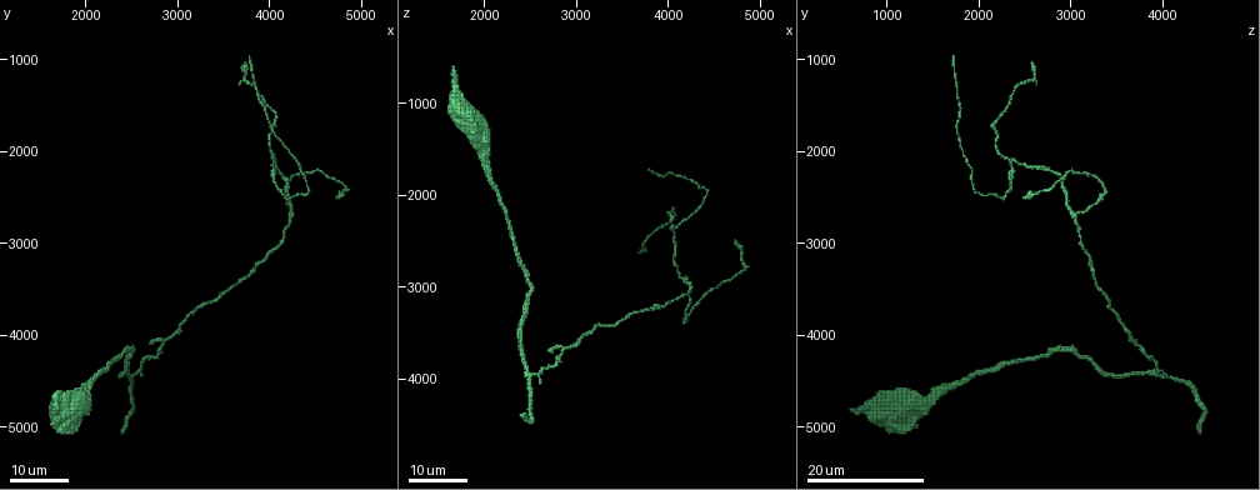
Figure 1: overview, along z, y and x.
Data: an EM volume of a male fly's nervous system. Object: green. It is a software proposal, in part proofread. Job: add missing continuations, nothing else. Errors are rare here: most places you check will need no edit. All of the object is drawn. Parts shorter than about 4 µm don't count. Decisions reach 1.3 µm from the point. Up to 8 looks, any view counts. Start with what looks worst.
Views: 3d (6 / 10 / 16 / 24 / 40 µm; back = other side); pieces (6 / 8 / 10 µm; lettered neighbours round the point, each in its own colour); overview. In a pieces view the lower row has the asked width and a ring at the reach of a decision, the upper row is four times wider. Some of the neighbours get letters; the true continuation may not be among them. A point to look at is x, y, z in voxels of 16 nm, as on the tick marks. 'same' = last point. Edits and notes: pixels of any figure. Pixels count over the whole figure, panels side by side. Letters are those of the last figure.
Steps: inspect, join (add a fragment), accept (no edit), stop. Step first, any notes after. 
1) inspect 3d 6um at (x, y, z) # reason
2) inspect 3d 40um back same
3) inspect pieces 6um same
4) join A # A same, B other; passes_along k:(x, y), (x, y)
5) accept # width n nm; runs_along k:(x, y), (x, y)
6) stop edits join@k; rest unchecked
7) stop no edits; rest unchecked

inspect 3d 16um at (2400, 5050, 4450) # branch stops here

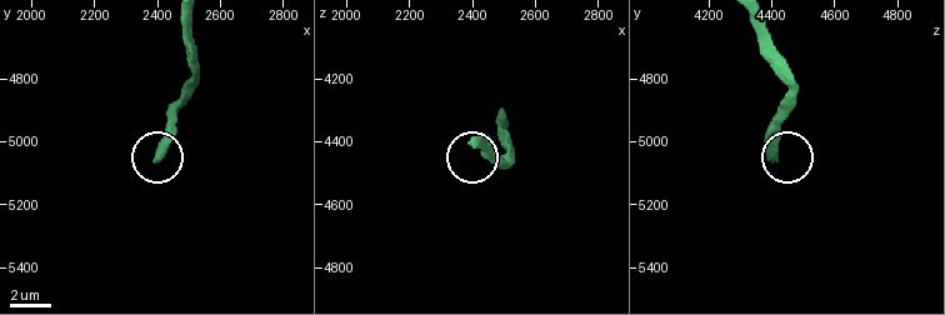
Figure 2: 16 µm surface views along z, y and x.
inspect pieces 10um at (2400, 5060, 4410)

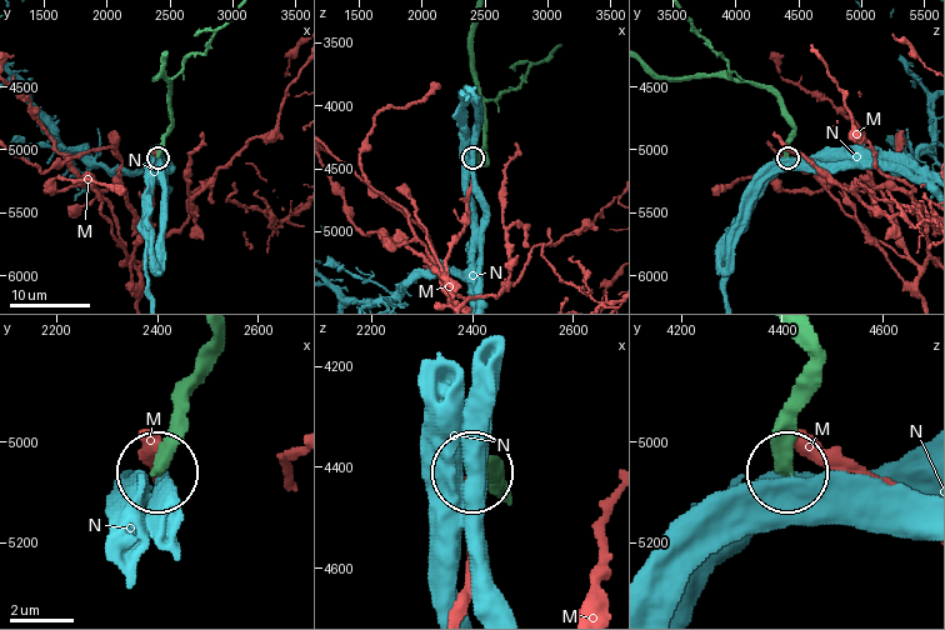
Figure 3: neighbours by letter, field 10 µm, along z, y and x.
accept # M other, N other; runs_along 3:(794, 340), (810, 373), (794, 404), (789, 466); no lettered fragment goes on from it

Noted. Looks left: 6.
inspect 3d 16um at (3800, 1000, 1700) # free end

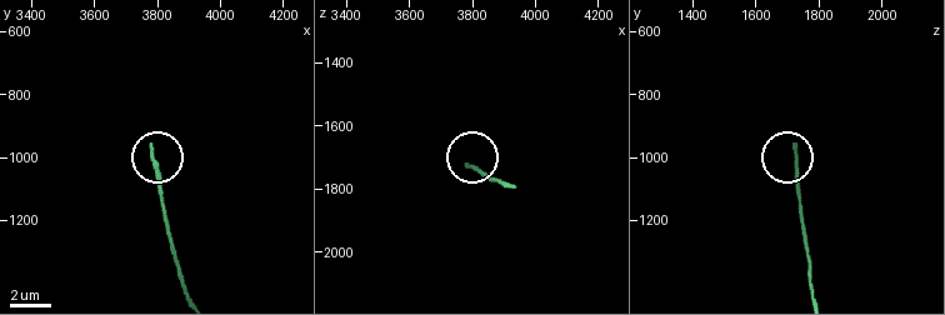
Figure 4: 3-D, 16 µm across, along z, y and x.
inspect 3d 10um at (3790, 970, 1730) # zoom in

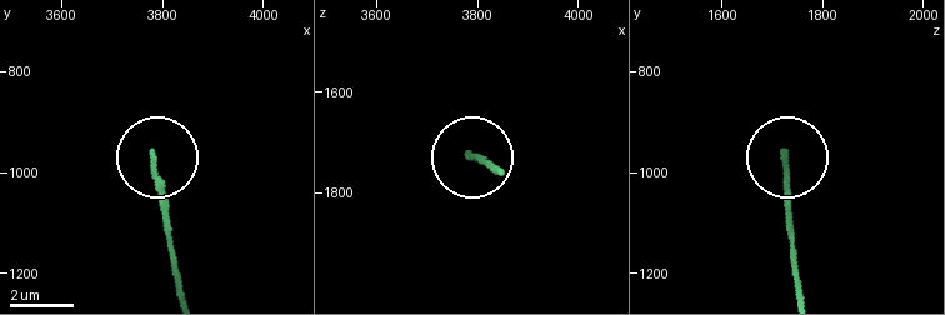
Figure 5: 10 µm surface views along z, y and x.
inspect pieces 8um at (3785, 965, 1725) # what lies round it

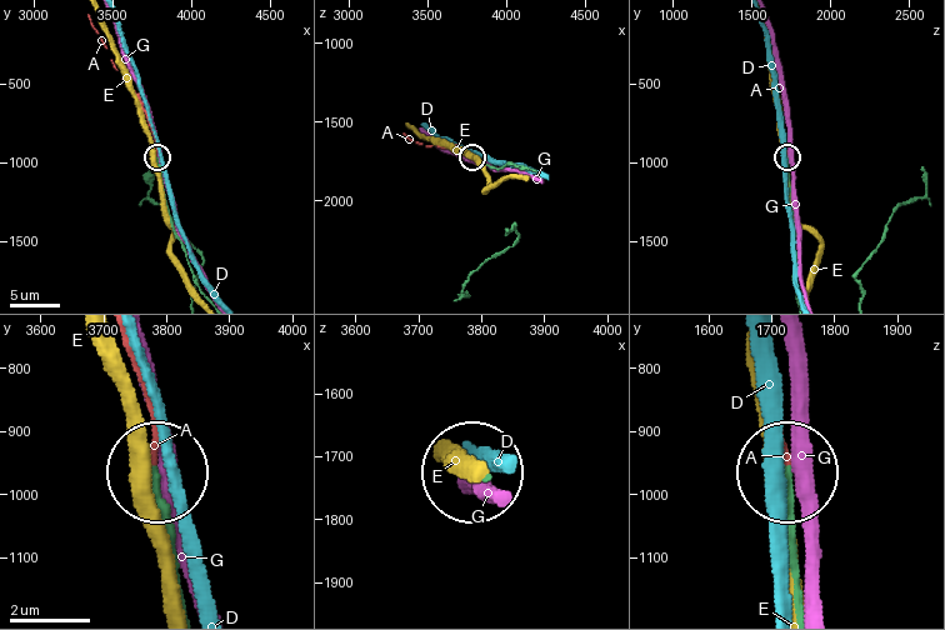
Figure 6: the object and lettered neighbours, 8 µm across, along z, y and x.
join A # A same, D other, E other, G other; passes_along 6:(176, 575), (156, 428), (126, 336); it goes on there

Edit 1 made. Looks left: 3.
inspect 3d 24um at (3750, 1050, 2550) # long arm stops here

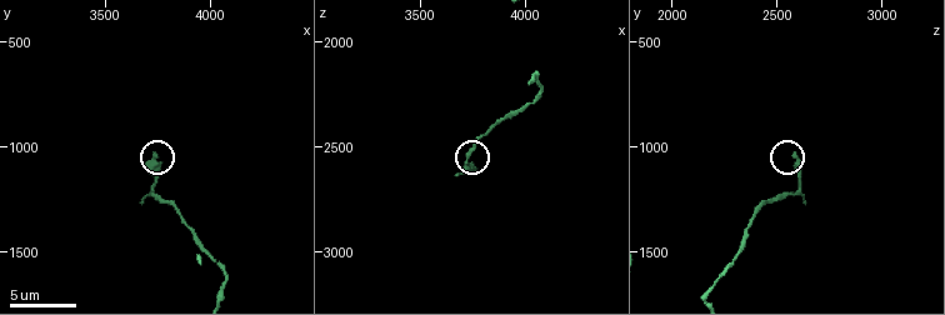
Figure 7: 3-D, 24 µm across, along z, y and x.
inspect pieces 10um at (3740, 1050, 2570)

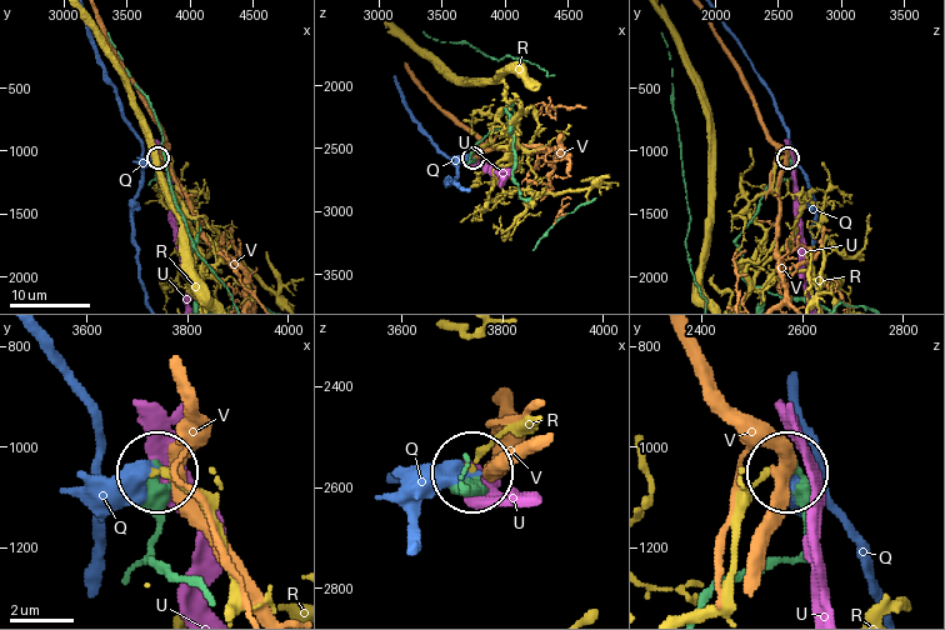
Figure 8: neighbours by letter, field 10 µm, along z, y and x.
accept # Q other, R other, U other, V other; none of them fits

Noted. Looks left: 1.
stop edits join@6; rest unchecked

